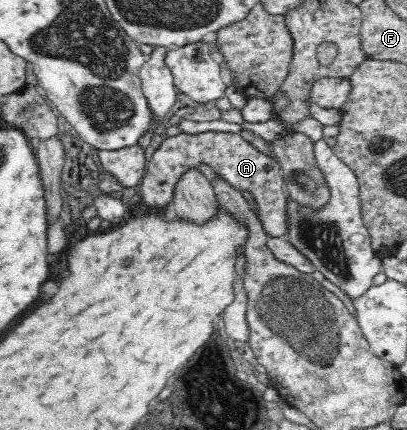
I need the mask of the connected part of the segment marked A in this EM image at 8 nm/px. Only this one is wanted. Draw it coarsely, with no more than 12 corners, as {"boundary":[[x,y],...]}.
{"boundary":[[241,134],[167,137],[140,180],[151,210],[173,200],[189,166],[205,162],[255,196],[269,237],[289,232],[278,160]]}

